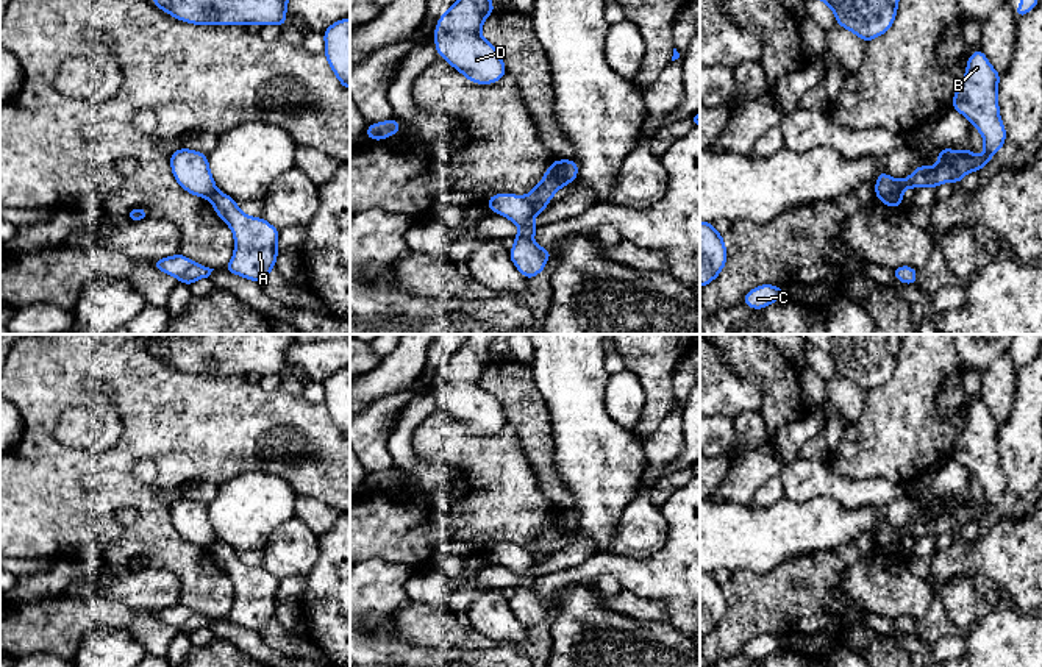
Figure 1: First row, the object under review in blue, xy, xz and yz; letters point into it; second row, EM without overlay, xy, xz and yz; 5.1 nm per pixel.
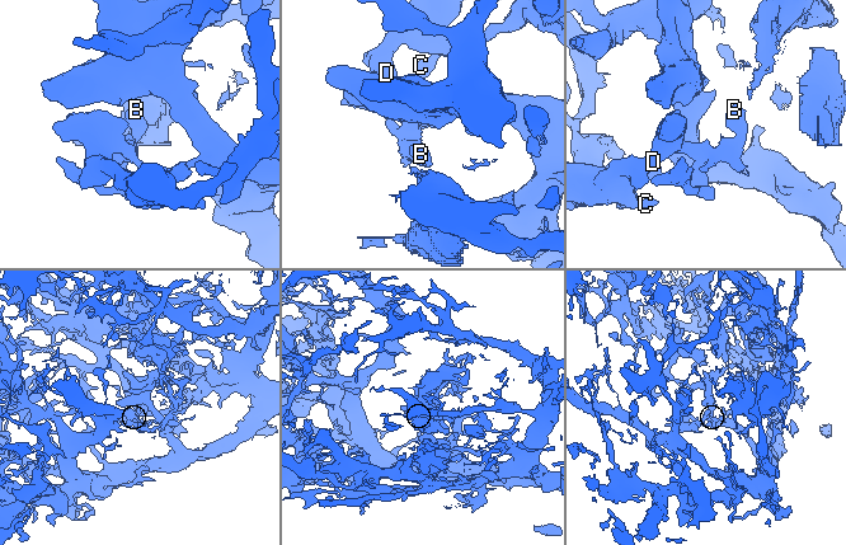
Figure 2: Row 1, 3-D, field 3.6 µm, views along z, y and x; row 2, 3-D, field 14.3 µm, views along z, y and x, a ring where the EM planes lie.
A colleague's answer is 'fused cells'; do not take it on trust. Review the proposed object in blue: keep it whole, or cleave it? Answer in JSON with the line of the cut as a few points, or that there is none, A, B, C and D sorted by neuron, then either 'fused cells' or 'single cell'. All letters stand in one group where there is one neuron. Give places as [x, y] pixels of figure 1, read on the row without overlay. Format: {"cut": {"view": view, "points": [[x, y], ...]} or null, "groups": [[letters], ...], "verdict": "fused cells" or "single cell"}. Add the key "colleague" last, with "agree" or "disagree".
{"cut": {"view": "xz", "points": [[563, 511], [564, 535]]}, "groups": [["A"], ["B", "C", "D"]], "verdict": "fused cells", "colleague": "agree"}

